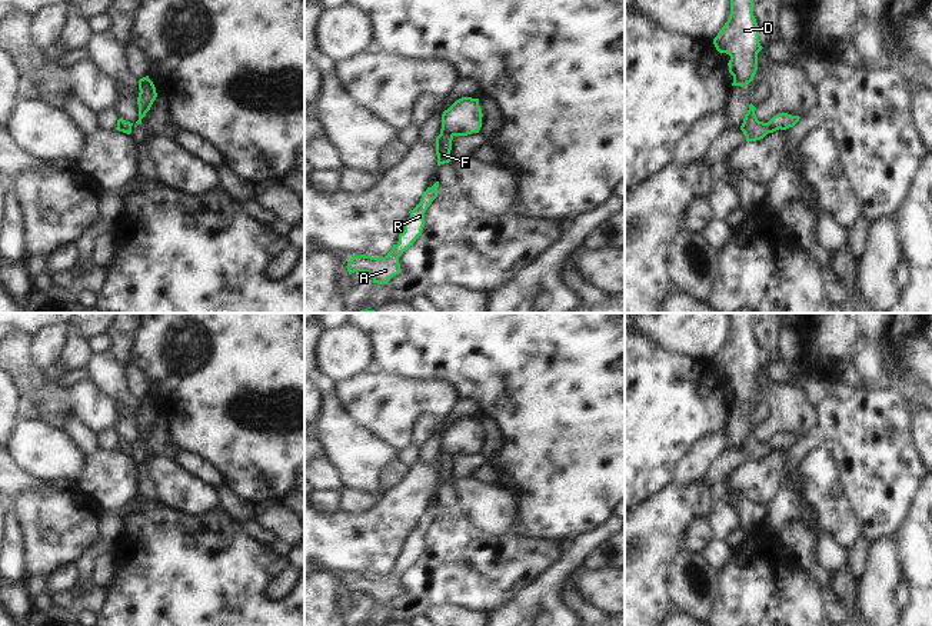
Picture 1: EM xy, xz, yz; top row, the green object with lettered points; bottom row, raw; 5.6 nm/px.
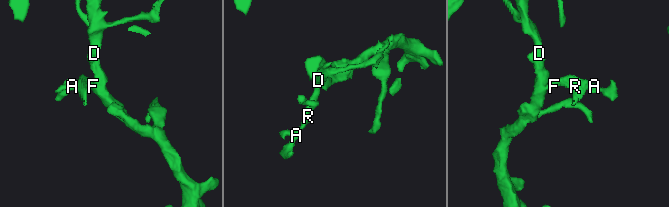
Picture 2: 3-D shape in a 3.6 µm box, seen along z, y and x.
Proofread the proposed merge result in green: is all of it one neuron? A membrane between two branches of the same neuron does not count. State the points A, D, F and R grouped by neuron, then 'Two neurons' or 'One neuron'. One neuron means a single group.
Groups: A D F R. One neuron

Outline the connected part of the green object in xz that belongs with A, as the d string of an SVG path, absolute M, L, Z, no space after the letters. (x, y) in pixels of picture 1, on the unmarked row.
M439 502L422 513L422 520L410 530L410 540L405 543L405 552L399 555L399 563L385 577L352 576L347 583L349 595L363 592L372 596L373 603L387 605L387 602L400 592L399 577L422 555L425 546L425 533L437 517Z

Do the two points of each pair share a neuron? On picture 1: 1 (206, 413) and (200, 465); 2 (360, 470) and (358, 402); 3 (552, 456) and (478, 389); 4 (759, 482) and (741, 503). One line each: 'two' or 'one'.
1: two
2: two
3: one
4: two

